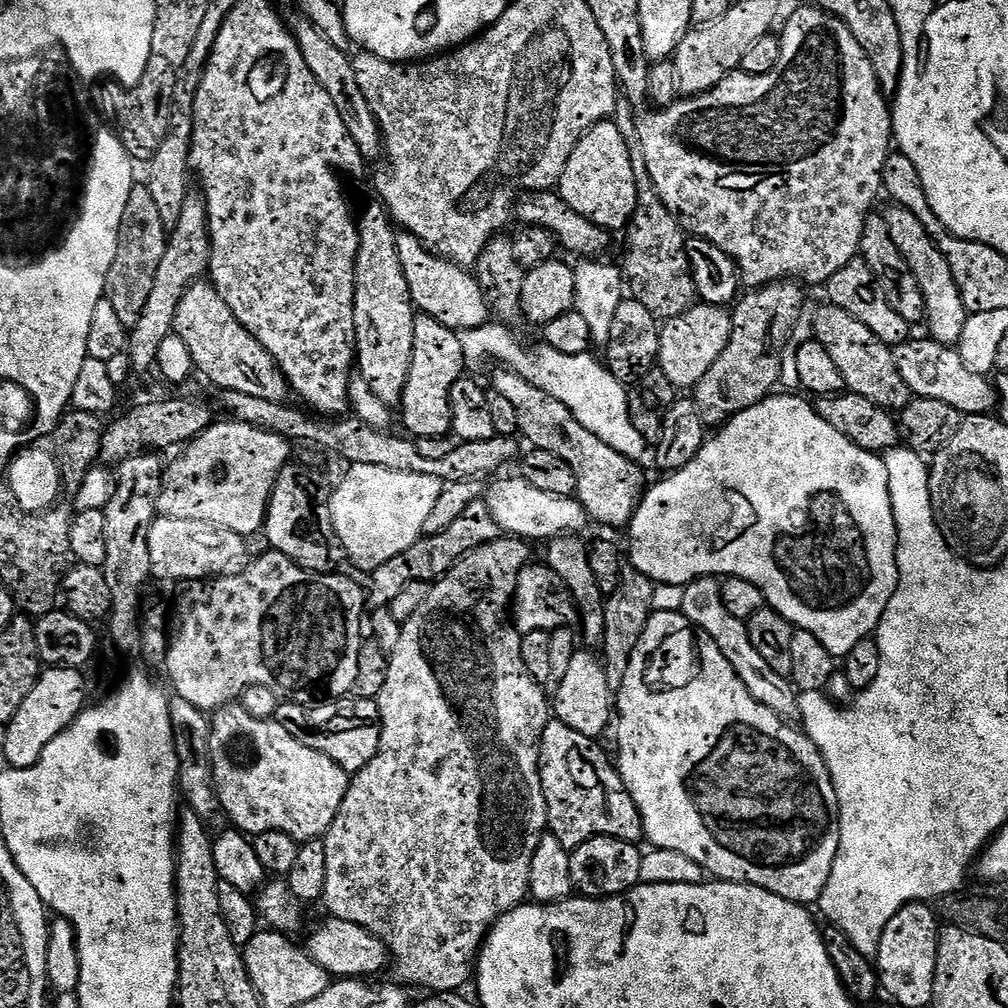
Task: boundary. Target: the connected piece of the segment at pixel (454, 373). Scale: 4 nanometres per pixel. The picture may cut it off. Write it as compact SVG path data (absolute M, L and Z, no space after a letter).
M417 335L412 342L408 375L402 383L404 393L400 396L400 420L409 437L439 437L440 423L446 420L446 401L448 392L457 387L462 367L462 357L455 347L447 348L440 336L426 337Z

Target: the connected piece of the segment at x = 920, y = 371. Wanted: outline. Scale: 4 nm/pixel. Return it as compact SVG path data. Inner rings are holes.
M926 342L926 344L920 345L918 348L914 346L904 346L897 350L896 352L896 368L894 364L894 372L897 372L898 375L901 376L900 380L905 384L906 387L909 388L913 393L911 394L913 397L919 398L921 400L940 400L941 403L945 405L948 409L951 409L953 413L959 414L959 412L965 412L963 415L965 417L971 418L974 416L983 416L985 413L989 411L988 409L988 392L990 396L990 384L983 380L983 375L967 372L964 368L964 364L961 363L959 355L954 354L953 349L951 347L944 347L941 344Z

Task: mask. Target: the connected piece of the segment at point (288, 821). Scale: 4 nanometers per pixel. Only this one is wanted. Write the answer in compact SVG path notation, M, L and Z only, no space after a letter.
M239 706L223 708L211 717L208 755L212 761L214 800L219 811L221 808L232 819L231 827L244 834L281 832L297 842L312 842L323 837L348 789L349 773L330 758L302 746L275 723L255 720Z

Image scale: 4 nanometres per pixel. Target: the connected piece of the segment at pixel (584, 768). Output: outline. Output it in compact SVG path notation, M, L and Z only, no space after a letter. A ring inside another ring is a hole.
M571 733L568 739L572 740L564 740L561 744L554 745L540 760L540 792L544 795L544 808L548 811L547 831L555 836L560 847L565 850L576 848L595 836L615 836L618 840L639 841L642 836L640 815L619 775L615 771L607 772L606 769L600 768L598 761L591 760L584 753L583 744L586 744L586 737L582 734Z

